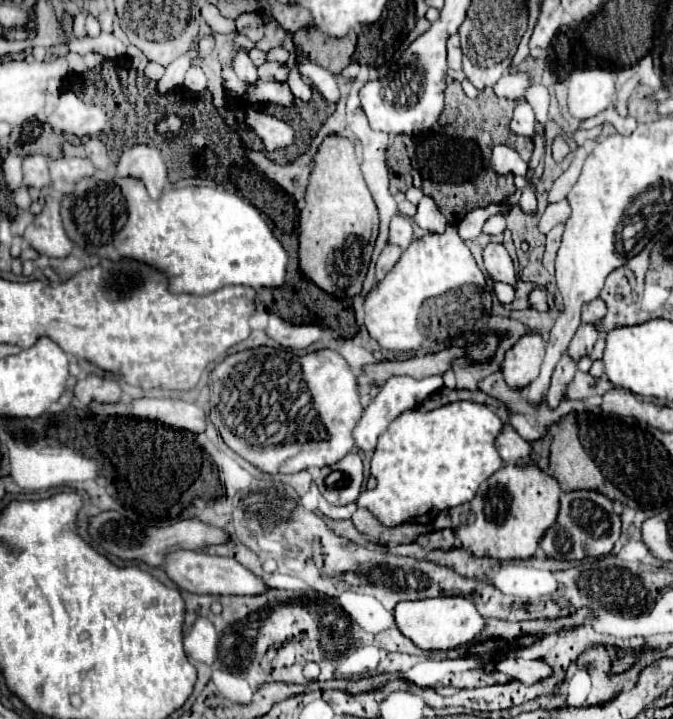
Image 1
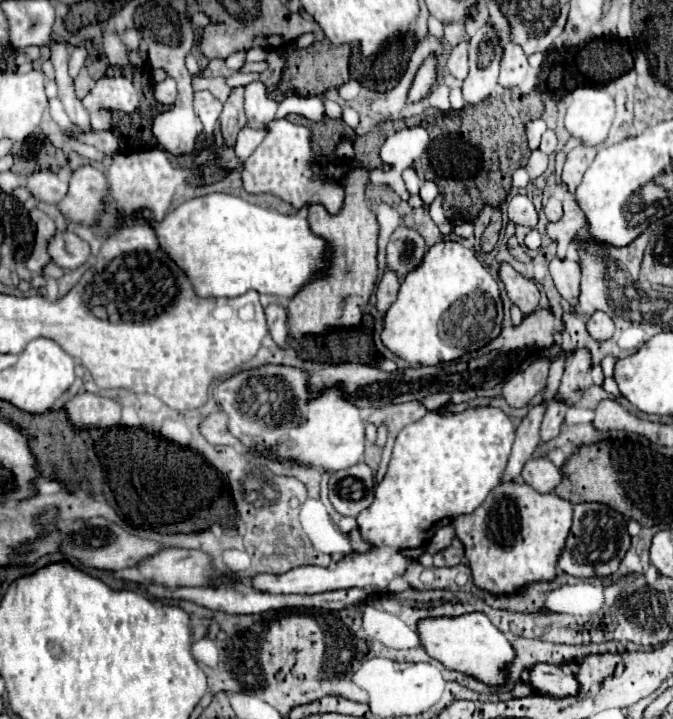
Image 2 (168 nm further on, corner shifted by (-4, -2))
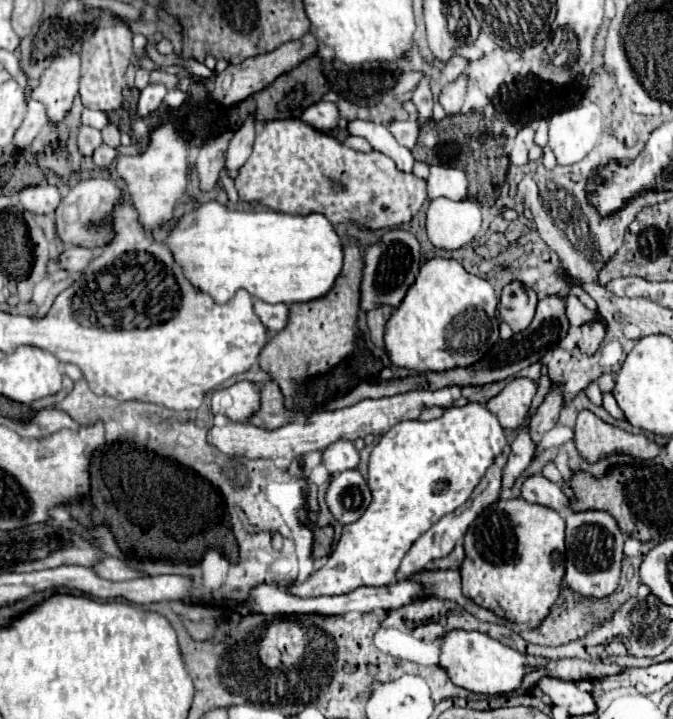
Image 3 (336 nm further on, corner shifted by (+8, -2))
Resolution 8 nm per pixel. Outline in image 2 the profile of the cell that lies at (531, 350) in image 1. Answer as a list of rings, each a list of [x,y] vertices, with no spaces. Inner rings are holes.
[[[536,360],[522,372],[516,372],[510,382],[504,382],[502,396],[508,406],[524,408],[532,402],[532,398],[544,390],[548,378],[550,364],[546,360]]]

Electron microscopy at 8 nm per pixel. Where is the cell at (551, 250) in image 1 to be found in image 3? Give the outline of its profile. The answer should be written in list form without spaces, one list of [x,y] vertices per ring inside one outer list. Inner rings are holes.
[[[568,294],[568,296],[564,298],[564,302],[566,302],[566,316],[568,316],[570,324],[574,324],[574,326],[582,326],[584,322],[590,322],[590,320],[600,318],[598,312],[588,310],[588,308],[578,300],[578,296],[574,296],[574,294]]]

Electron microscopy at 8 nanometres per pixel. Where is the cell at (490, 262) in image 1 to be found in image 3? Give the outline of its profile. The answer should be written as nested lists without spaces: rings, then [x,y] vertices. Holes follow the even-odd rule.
[[[510,282],[504,286],[502,296],[500,296],[500,320],[504,320],[506,324],[510,324],[510,328],[514,332],[522,332],[524,328],[528,328],[528,324],[534,318],[534,310],[536,310],[536,294],[524,288],[522,282]]]

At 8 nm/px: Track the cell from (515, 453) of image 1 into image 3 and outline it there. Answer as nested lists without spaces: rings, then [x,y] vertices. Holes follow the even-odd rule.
[[[542,474],[528,476],[522,484],[522,498],[532,504],[542,504],[554,510],[562,510],[568,506],[568,498],[564,496],[560,484],[552,484]]]

